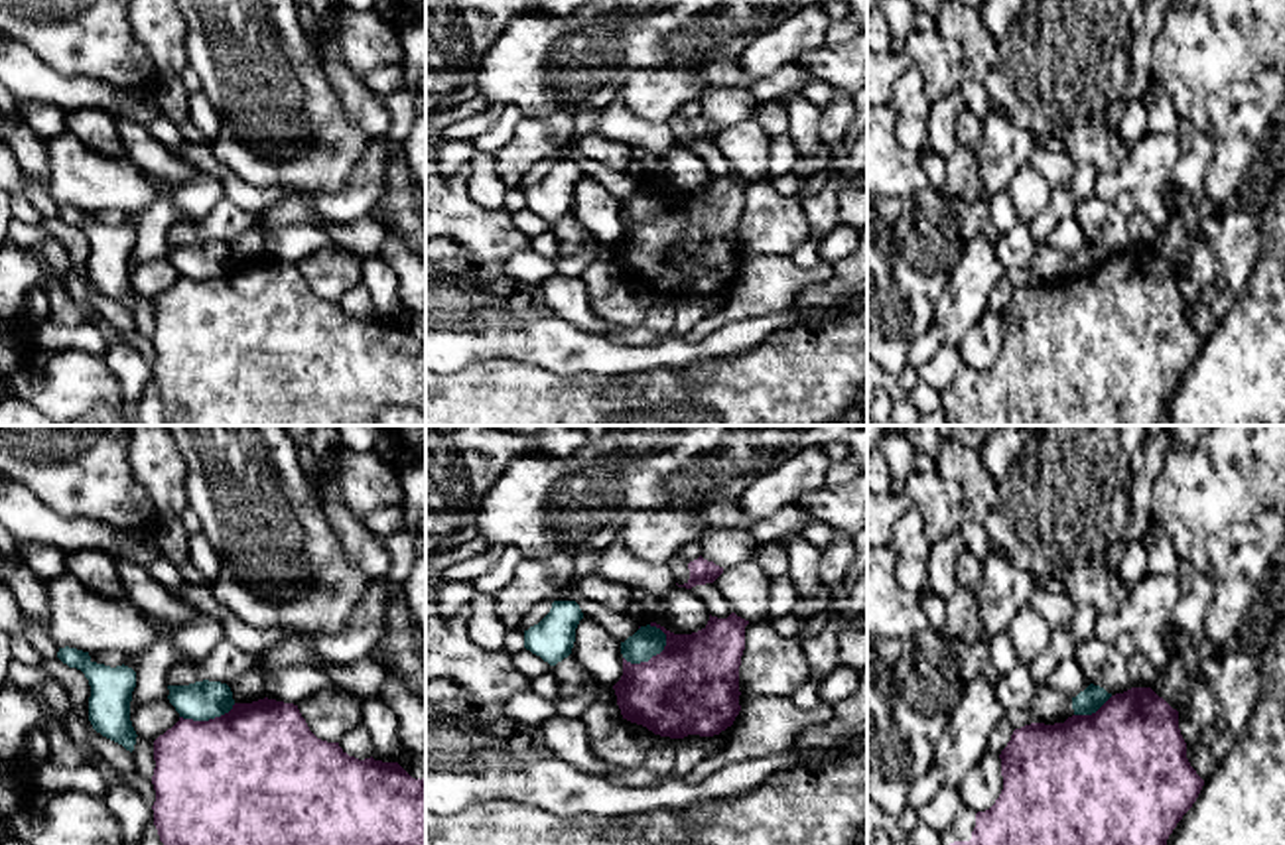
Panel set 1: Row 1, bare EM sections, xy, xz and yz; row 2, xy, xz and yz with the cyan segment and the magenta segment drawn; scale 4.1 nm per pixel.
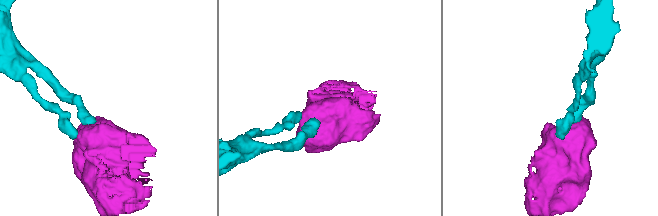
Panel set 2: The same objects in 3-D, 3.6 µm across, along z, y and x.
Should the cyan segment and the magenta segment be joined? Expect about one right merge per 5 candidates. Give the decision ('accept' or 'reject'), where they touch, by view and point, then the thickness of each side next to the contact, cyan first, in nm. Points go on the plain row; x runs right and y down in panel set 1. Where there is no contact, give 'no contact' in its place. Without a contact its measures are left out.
reject; meets cyan in xz at (649, 217); 130 nm thick on the cyan side, 380 nm on the other

